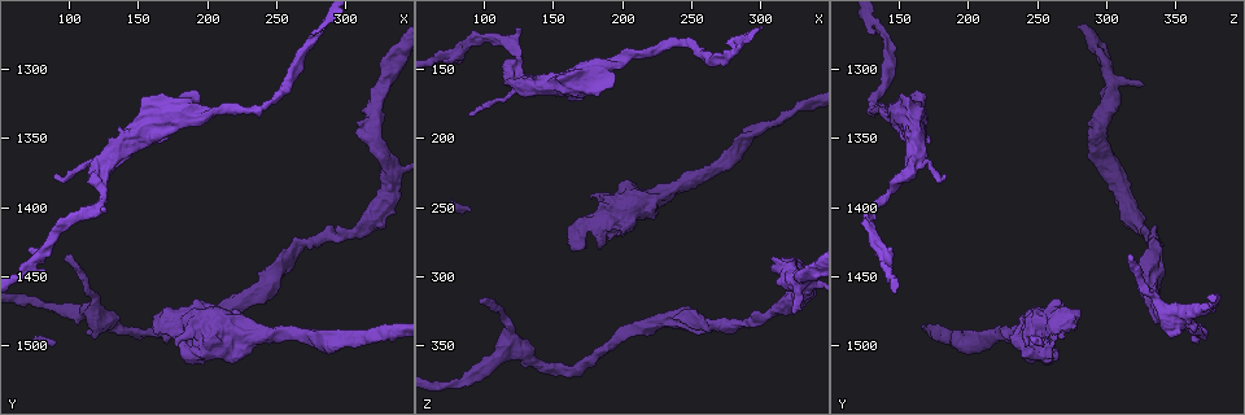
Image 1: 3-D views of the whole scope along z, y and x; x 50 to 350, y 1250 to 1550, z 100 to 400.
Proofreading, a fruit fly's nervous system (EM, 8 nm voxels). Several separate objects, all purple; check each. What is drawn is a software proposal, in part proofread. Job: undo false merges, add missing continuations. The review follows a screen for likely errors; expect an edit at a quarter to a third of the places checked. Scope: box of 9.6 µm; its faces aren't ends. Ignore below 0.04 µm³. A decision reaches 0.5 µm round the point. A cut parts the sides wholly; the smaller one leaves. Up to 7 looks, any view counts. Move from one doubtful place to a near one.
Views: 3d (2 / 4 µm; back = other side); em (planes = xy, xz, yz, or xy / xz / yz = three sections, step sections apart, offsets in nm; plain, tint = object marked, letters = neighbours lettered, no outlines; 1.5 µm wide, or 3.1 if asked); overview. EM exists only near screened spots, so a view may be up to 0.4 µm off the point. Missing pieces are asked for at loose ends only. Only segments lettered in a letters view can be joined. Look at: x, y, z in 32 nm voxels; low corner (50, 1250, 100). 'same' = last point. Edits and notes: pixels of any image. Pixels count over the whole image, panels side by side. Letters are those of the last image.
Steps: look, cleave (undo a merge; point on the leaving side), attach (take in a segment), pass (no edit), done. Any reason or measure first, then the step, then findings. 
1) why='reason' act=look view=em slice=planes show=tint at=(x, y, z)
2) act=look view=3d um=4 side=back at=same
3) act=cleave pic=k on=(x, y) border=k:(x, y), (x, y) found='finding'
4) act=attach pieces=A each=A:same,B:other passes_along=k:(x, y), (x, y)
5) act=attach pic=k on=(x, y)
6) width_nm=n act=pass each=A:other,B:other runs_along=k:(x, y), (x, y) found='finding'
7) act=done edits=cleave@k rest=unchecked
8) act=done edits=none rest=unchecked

why='branch stops here' act=look view=em slice=xy step=4 show=letters at=(90, 1376, 182)

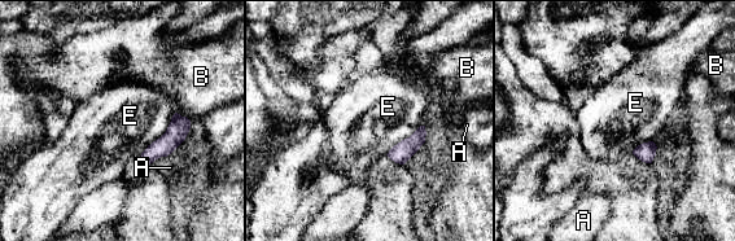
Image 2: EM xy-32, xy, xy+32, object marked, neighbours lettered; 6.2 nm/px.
act=pass each=A:other,B:other,E:other found='no lettered segment goes on from it'

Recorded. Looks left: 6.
why='a fork' act=look view=em slice=planes show=letters at=(126, 1482, 354)

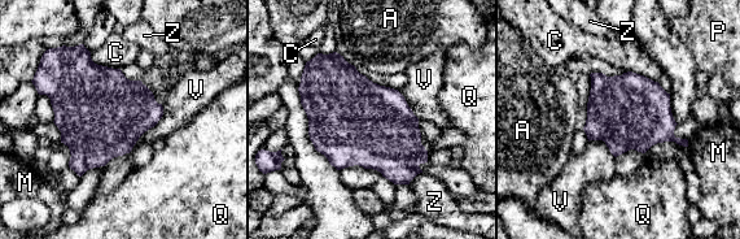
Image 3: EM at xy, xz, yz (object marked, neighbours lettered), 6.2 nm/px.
width_nm=460 act=pass each=A:other,C:other,M:other,P:other,Q:other,V:other,Z:other border=3:(162, 104), (162, 117), (135, 142) found='one neuron here'

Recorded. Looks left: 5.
why='thick turns thin' act=look view=em slice=xy step=4 show=letters at=(200, 1332, 142)

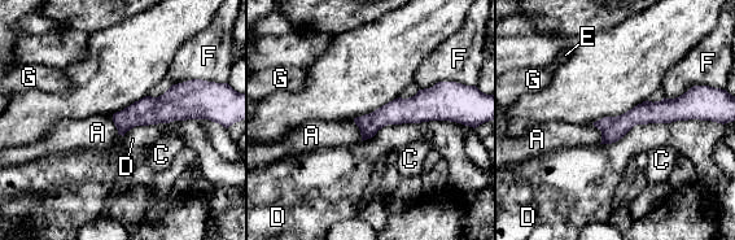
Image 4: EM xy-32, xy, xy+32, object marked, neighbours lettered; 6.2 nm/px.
act=look view=em slice=planes show=letters at=same

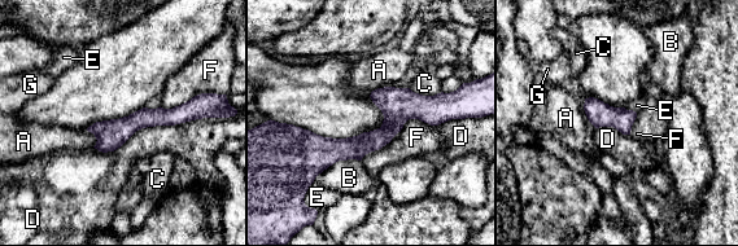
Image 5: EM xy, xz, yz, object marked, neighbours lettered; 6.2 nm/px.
act=pass each=A:other,B:other,C:other,D:other,E:other,F:other,G:other found='continuous, no second neuron'

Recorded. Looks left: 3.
act=done edits=none rest=unchecked

